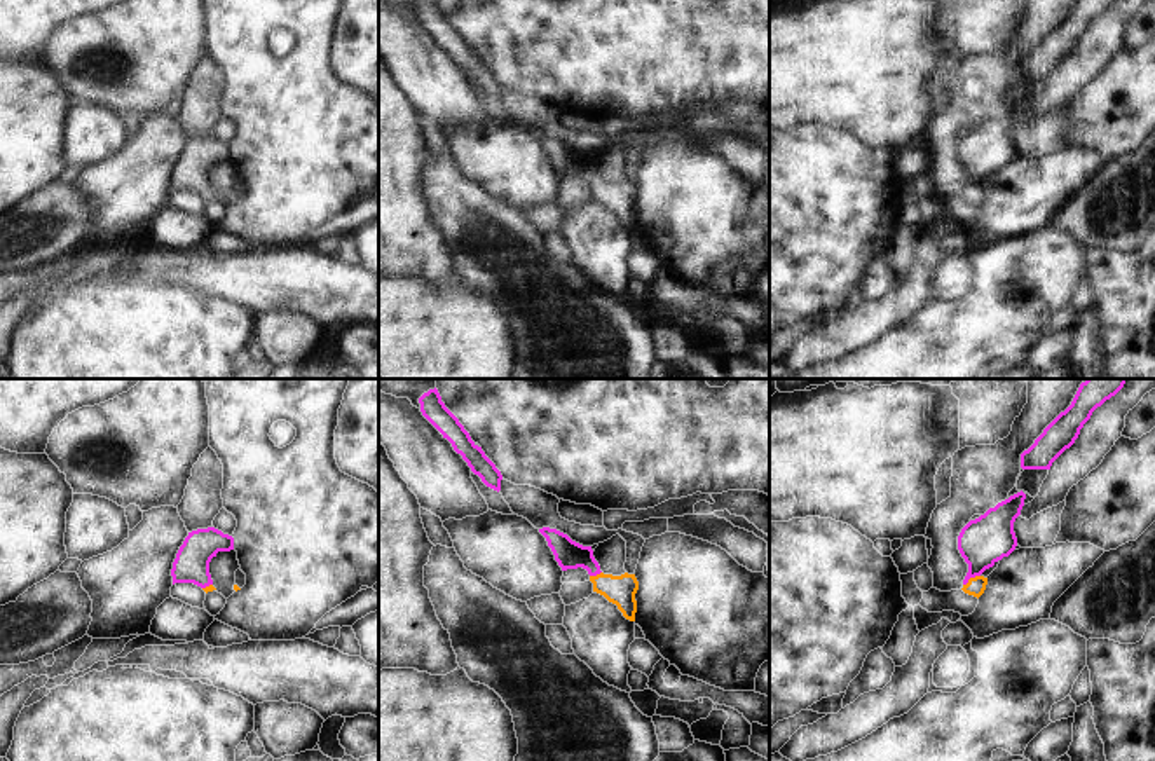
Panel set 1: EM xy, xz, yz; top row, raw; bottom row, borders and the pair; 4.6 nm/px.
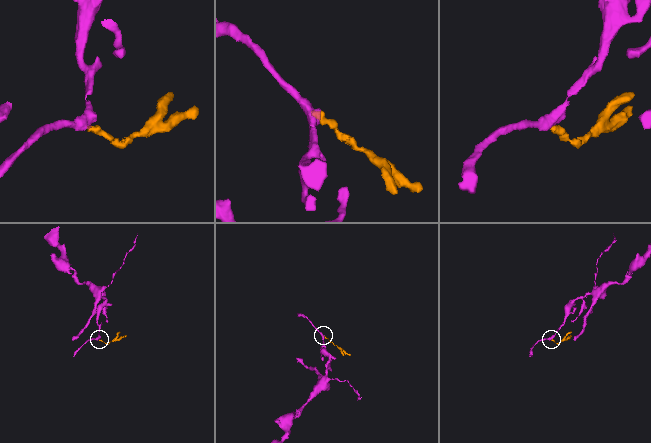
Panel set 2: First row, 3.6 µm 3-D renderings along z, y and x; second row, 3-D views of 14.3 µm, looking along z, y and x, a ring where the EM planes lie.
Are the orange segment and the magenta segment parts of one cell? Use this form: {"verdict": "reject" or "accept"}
{"verdict": "accept"}

